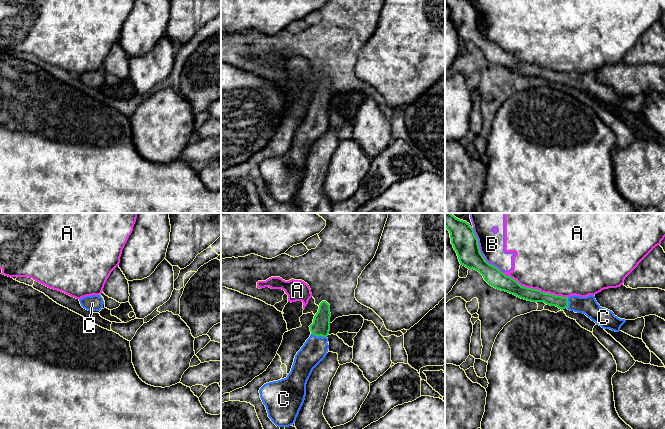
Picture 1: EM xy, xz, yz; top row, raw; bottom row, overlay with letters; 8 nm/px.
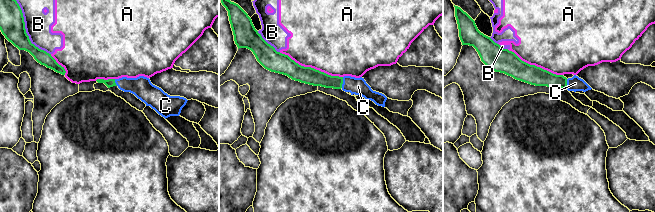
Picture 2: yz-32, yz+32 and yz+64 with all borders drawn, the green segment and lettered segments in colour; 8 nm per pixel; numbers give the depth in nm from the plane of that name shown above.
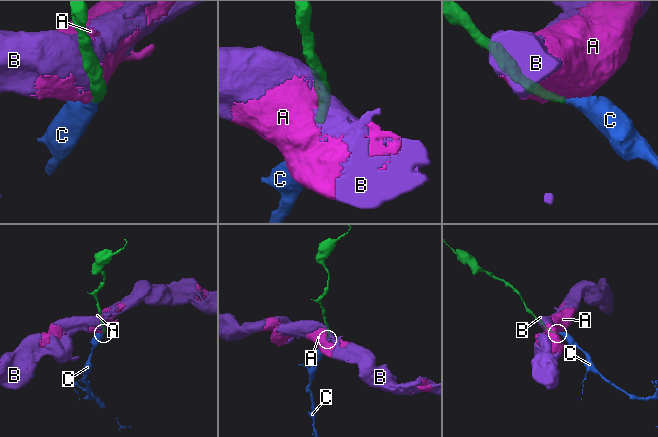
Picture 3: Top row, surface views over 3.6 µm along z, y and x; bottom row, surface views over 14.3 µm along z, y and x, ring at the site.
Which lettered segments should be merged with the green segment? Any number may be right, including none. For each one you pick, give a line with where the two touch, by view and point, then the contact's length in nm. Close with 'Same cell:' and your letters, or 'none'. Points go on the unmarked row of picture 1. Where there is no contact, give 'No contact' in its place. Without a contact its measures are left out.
C: Touches green at xz (319, 111). Shared border 130 nm
Same cell: C

